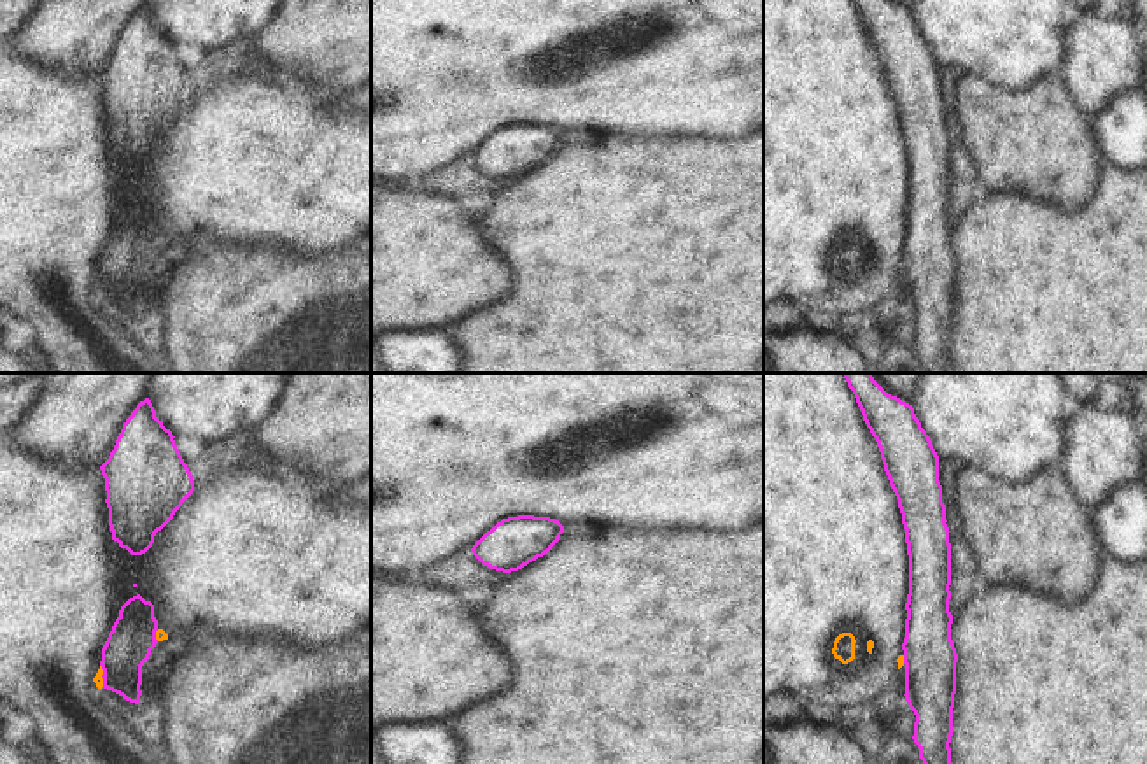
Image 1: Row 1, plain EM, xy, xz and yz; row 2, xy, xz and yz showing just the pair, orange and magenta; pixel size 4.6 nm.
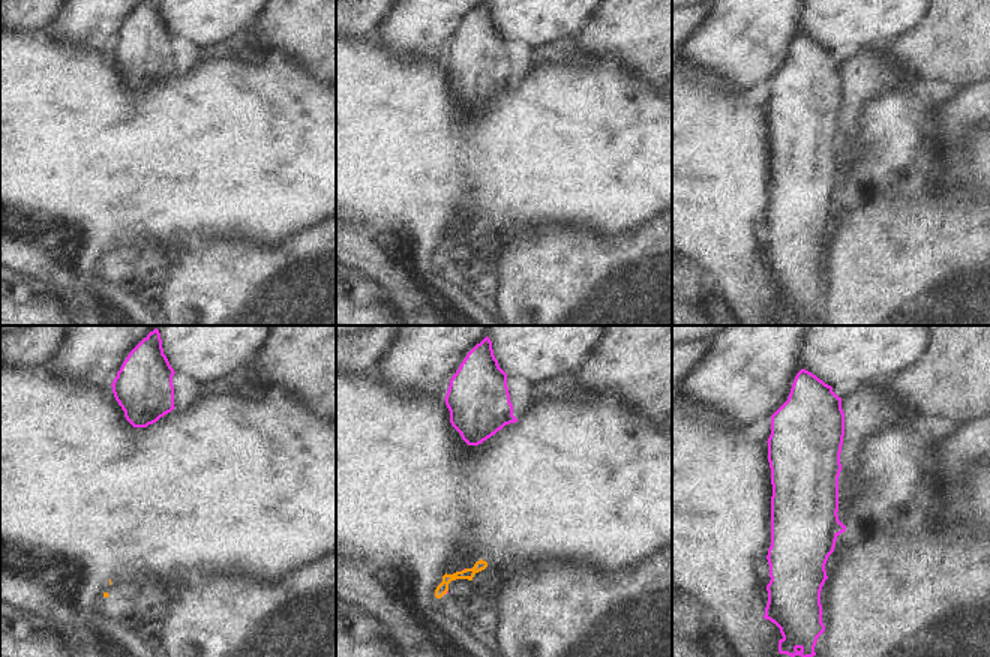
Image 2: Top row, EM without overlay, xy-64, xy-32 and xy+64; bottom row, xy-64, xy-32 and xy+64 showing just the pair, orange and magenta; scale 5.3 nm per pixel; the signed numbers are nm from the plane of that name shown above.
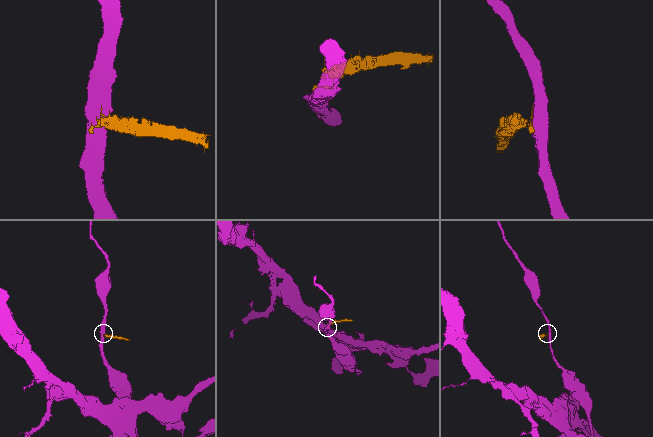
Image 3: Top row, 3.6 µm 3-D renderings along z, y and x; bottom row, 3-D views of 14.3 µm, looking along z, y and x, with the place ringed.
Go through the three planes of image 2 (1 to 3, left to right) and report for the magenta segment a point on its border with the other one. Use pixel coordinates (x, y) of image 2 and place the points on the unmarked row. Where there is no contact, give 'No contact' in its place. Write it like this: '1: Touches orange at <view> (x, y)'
1: No contact
2: Touches orange at xy-32 (447, 254)
3: No contact.

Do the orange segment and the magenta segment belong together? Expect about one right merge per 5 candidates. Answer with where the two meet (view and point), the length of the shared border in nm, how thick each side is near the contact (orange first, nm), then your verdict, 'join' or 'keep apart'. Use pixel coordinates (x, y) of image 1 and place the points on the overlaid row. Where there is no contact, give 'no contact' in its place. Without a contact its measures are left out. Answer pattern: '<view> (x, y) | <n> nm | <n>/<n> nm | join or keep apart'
xy (102, 673) | 110 nm | 50/200 nm | keep apart

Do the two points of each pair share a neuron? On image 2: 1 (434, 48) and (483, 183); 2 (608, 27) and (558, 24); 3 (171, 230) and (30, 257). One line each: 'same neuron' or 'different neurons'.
1: different neurons
2: different neurons
3: same neuron

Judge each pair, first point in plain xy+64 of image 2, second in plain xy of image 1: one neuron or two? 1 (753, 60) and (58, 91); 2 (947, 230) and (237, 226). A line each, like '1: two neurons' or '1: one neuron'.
1: two neurons
2: two neurons

